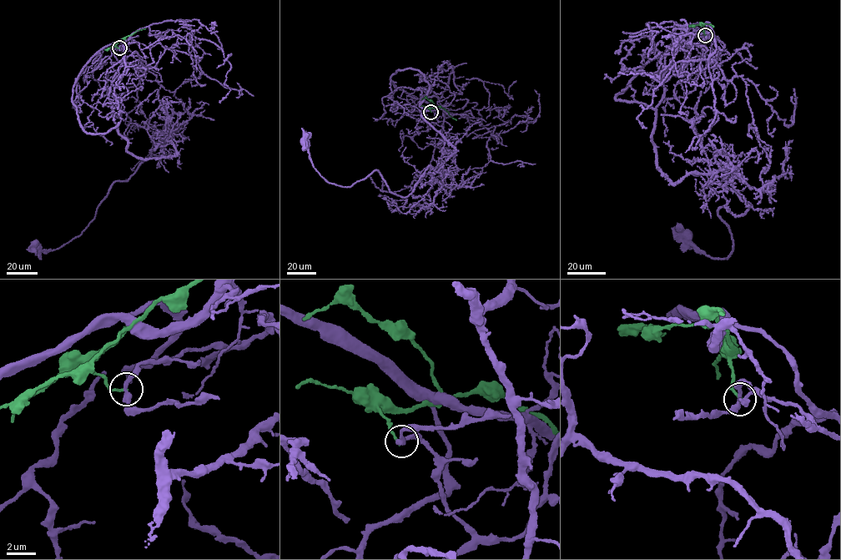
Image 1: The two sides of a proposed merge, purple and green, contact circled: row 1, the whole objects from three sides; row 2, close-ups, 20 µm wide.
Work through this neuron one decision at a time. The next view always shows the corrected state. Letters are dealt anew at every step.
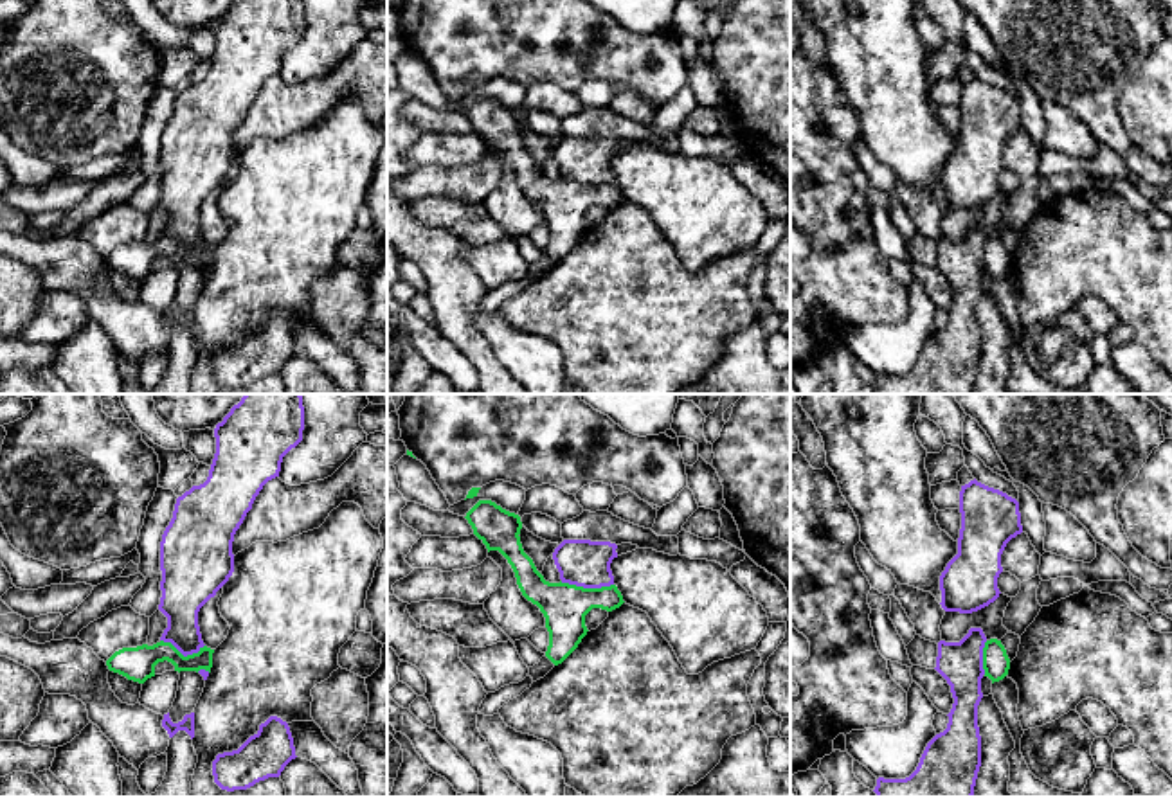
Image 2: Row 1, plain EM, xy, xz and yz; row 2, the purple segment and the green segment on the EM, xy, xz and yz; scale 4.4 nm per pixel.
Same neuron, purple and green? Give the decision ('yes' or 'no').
no

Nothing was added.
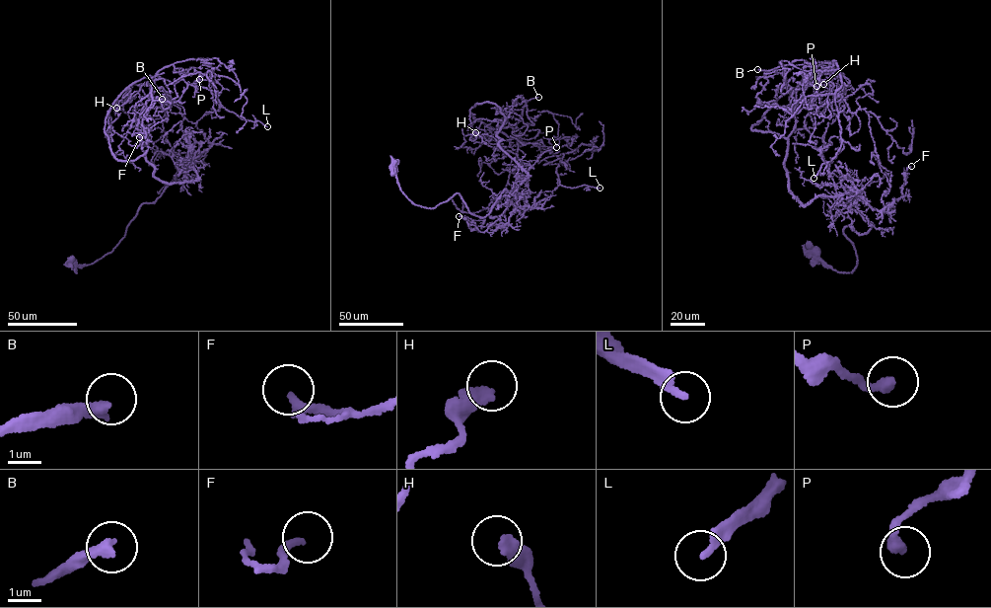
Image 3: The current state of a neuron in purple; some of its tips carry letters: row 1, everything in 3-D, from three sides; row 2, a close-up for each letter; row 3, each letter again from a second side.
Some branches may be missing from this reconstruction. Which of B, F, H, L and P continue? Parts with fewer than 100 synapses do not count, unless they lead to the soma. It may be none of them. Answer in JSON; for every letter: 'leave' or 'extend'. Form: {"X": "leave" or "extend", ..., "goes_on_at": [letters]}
{"B": "extend", "F": "leave", "H": "leave", "L": "extend", "P": "leave", "goes_on_at": ["B", "L"]}

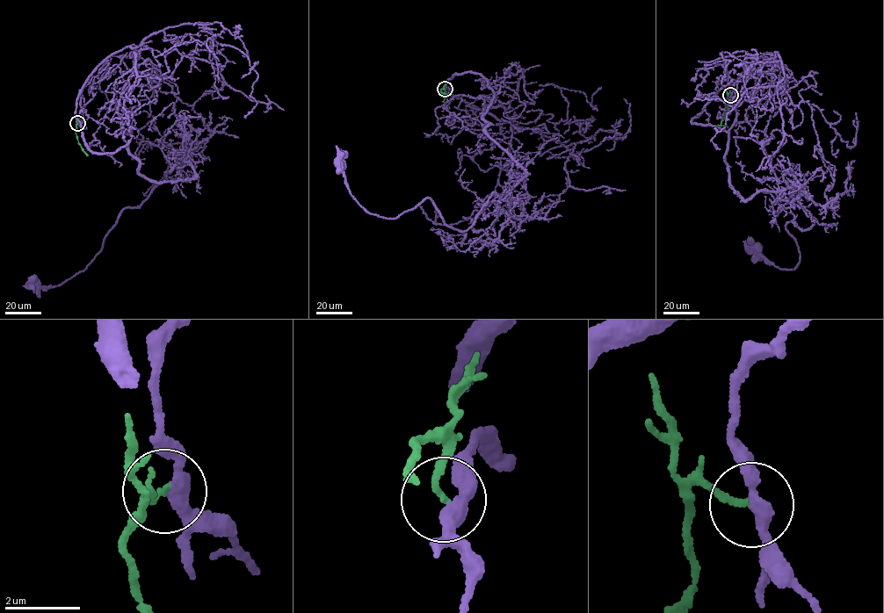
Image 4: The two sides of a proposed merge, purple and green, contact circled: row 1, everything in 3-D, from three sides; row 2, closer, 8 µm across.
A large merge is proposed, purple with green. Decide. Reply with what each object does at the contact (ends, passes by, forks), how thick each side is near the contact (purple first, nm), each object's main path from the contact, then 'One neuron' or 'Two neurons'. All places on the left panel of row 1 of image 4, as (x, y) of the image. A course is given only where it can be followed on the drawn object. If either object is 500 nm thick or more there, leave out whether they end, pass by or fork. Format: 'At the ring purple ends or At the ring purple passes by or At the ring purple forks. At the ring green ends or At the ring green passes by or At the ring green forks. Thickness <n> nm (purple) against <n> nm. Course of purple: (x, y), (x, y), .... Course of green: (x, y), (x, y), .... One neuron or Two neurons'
At the ring purple passes by. At the ring green ends. Thickness 340 nm (purple) against 150 nm. Course of purple: (78, 123), (82, 90), (90, 150), (130, 140), (140, 174), (196, 175), (177, 163), (83, 270), (34, 281). Course of green: (78, 123), (76, 133), (87, 154). Two neurons

